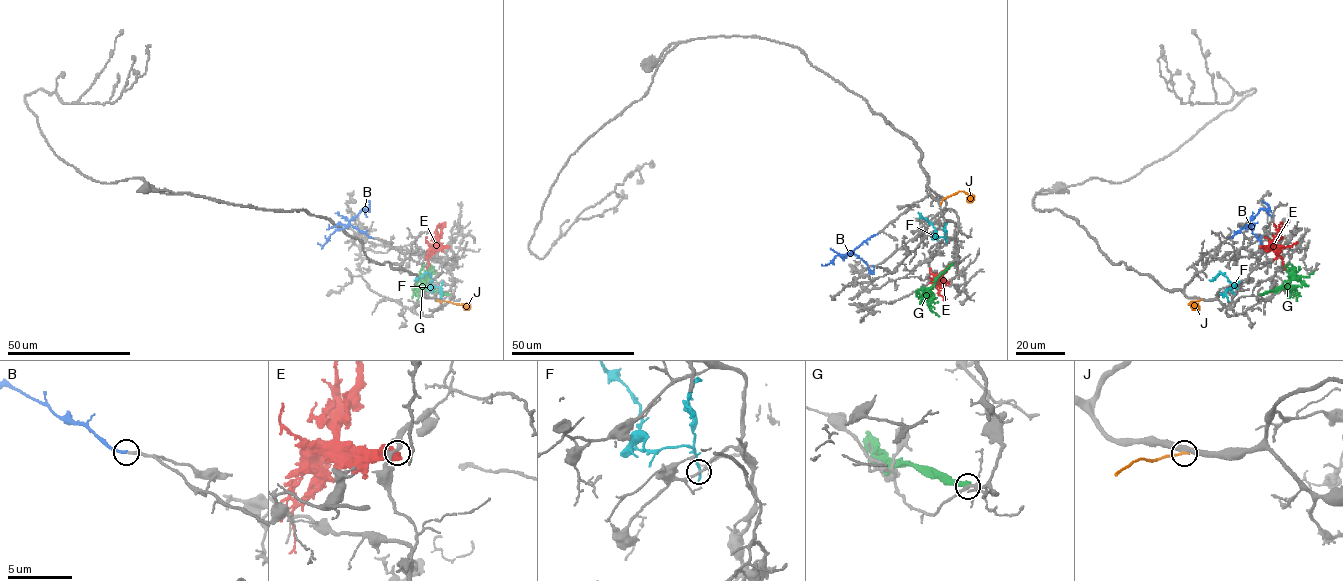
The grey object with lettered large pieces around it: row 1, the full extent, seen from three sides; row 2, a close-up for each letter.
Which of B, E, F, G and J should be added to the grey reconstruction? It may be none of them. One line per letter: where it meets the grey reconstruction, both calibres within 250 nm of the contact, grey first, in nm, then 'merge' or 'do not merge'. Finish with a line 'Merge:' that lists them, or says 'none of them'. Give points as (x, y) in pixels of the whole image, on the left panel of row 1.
B: (373, 238) | 240/200 nm | merge
E: (448, 246) | 320/480 nm | do not merge
F: (442, 282) | 160/240 nm | do not merge
G: (449, 295) | 200/360 nm | do not merge
J: (436, 300) | 440/200 nm | do not merge
Merge: B

